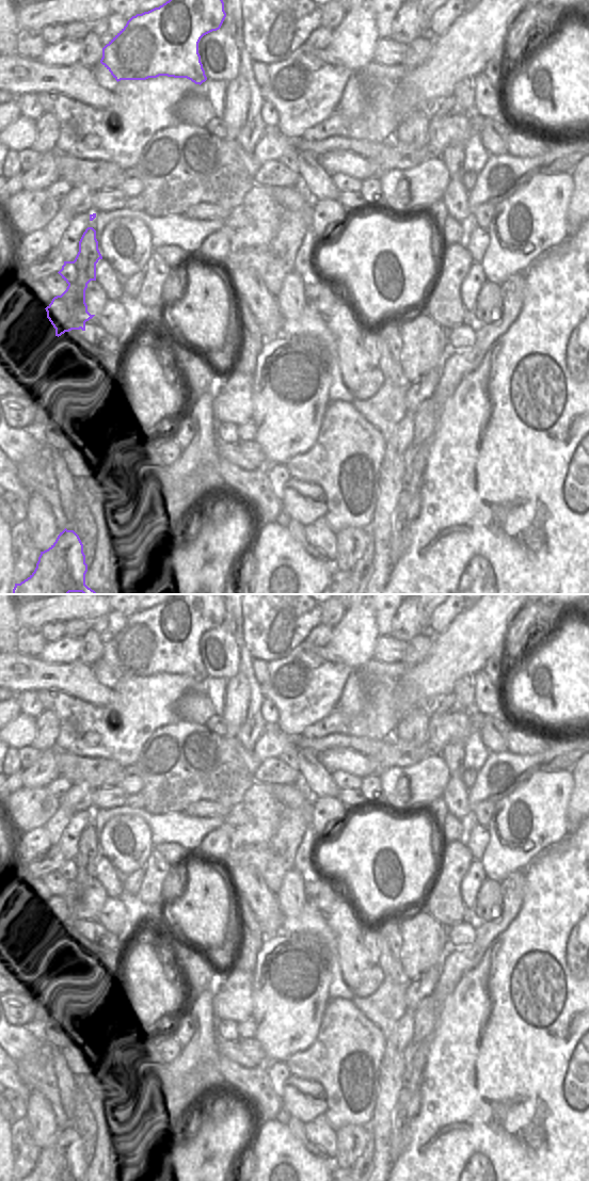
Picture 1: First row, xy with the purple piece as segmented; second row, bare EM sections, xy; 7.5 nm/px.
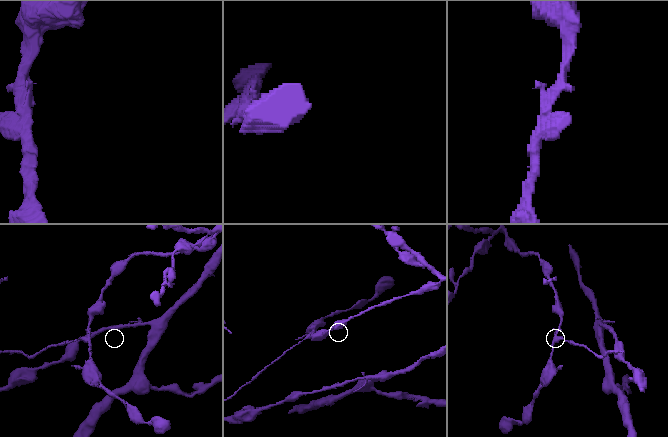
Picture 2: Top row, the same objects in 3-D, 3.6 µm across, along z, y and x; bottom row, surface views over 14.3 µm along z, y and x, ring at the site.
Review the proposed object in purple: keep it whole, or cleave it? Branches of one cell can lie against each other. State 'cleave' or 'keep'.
cleave

